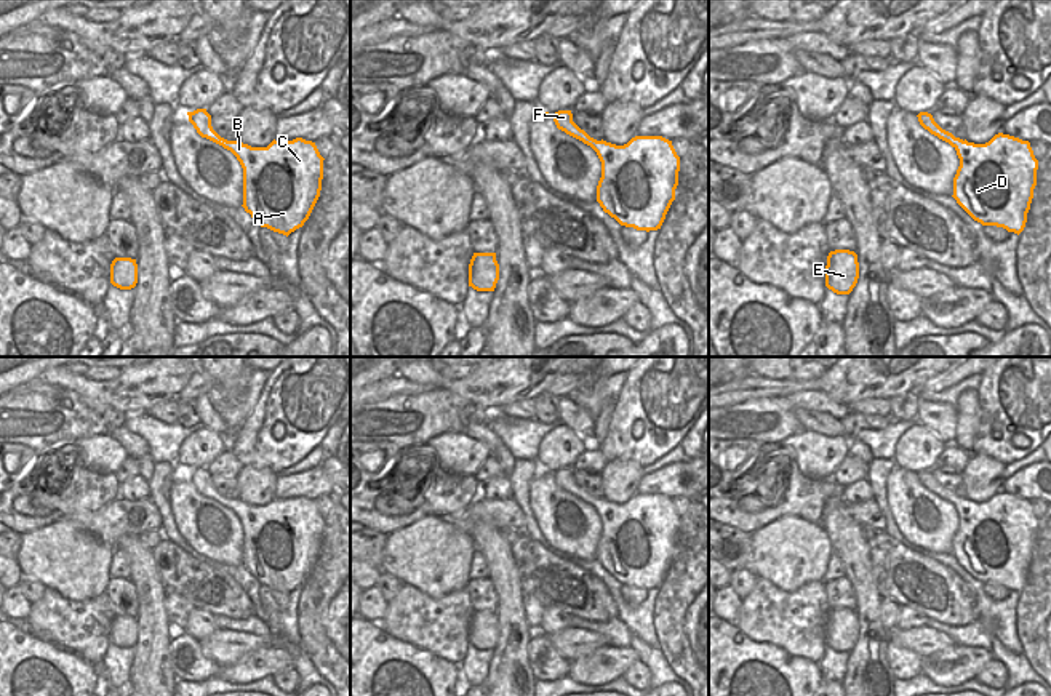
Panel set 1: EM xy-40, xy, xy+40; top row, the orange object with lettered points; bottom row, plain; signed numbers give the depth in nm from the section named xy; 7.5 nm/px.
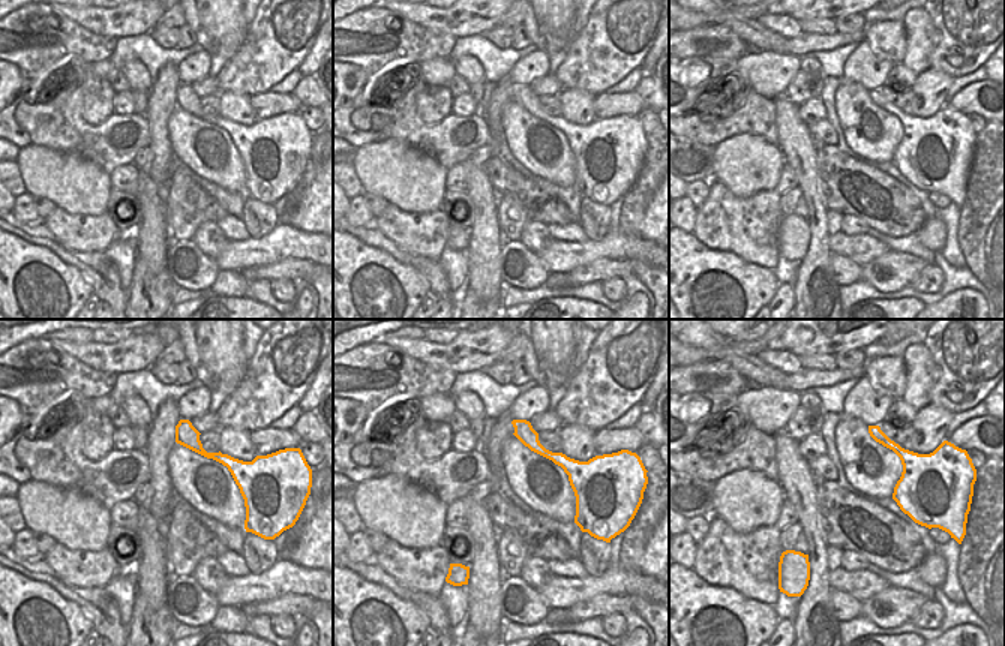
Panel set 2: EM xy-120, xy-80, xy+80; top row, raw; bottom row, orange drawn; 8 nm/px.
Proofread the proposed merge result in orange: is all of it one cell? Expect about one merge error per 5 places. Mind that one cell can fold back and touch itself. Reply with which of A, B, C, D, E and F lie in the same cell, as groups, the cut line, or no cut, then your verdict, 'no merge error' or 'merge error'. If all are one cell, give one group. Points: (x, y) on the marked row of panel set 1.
groups A B C D E F; cut none; no merge error

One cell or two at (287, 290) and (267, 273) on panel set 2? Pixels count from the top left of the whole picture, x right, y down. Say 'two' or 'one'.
two

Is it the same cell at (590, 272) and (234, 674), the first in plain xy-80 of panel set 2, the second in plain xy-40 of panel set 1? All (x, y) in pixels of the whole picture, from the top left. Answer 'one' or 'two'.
one

